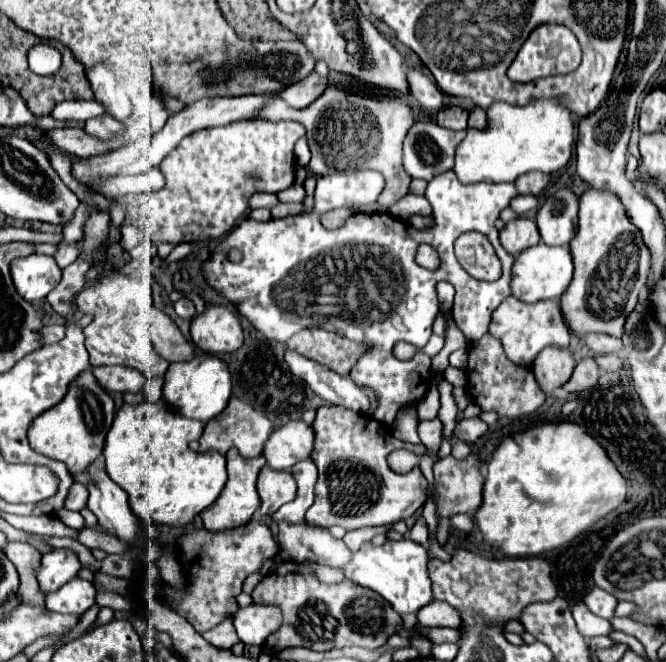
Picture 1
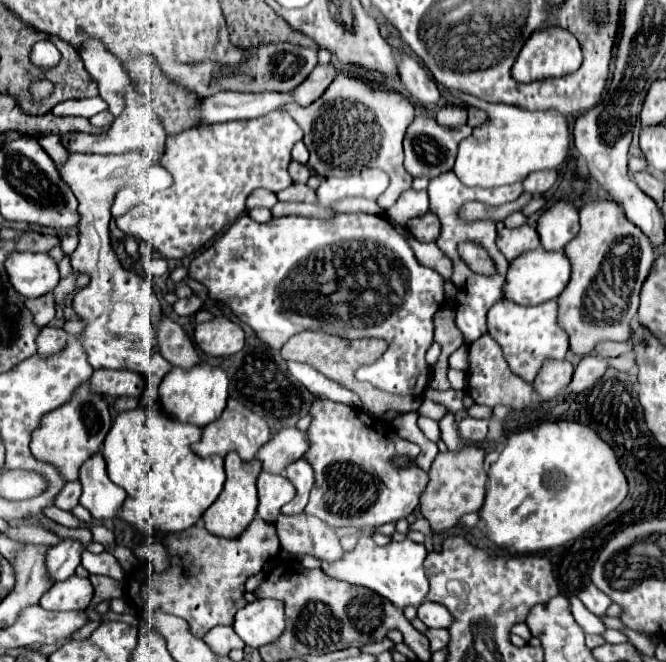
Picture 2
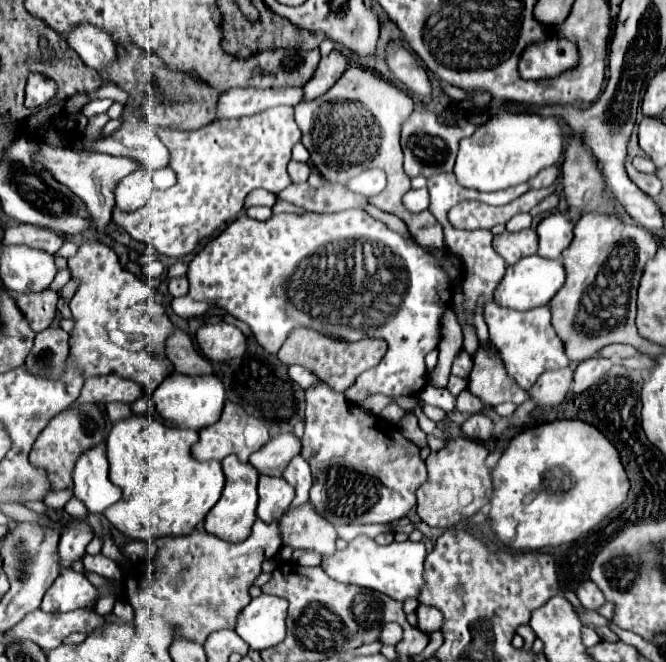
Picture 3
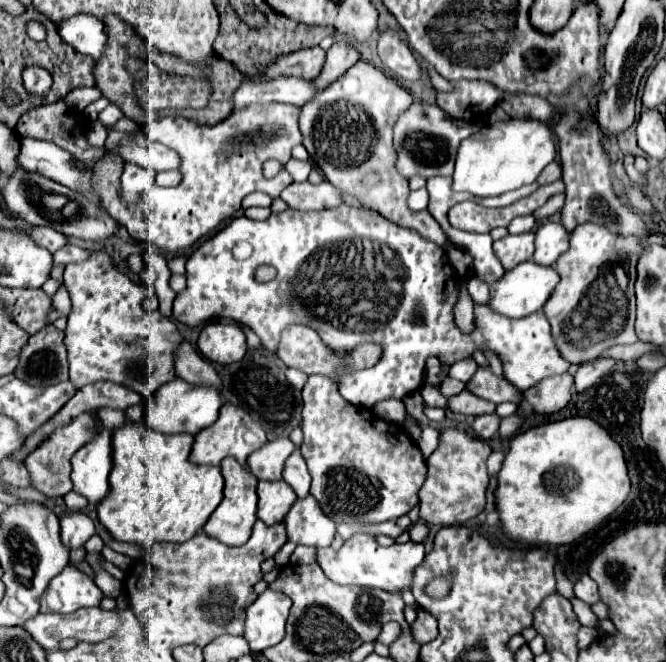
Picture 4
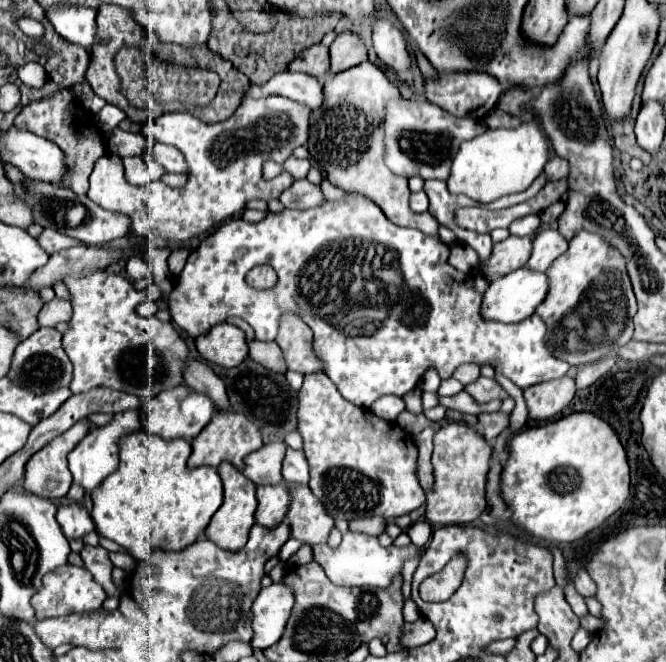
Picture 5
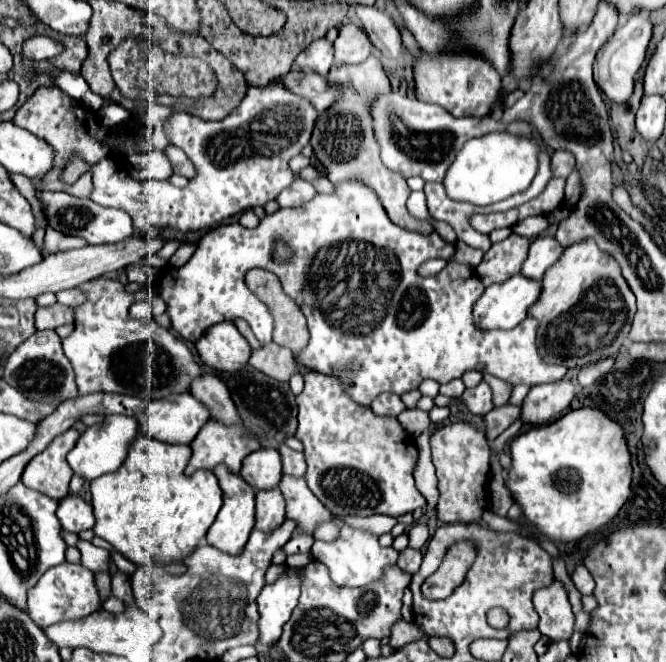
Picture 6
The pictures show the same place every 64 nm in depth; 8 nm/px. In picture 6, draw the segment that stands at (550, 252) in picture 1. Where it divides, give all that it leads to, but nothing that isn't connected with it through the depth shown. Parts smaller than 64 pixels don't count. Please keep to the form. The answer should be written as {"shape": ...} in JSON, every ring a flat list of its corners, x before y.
{"shape":[[514,274,502,284,492,284,484,290,474,306,476,326,488,328,514,328,526,316,530,306,540,298,542,284,524,274]]}

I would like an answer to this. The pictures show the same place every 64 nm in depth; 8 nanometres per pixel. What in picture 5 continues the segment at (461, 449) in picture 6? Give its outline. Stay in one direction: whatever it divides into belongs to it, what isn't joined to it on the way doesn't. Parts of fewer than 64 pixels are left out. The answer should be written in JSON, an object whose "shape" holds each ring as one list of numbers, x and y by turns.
{"shape":[[448,424,434,434,434,484,426,490,424,518,432,524,468,524,476,520,486,508,486,474,488,458,492,454,490,444,472,428,464,424]]}

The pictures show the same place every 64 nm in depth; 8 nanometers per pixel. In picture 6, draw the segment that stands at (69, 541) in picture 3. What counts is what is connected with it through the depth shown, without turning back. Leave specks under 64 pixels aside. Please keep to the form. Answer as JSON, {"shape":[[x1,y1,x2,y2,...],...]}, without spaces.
{"shape":[[68,496,60,500,56,516,66,532,82,532,94,526,92,506,86,504,80,496]]}

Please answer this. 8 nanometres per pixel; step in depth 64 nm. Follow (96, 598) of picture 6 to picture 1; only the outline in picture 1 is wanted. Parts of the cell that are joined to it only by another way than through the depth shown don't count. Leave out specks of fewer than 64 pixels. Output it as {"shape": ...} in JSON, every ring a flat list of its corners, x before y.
{"shape":[[74,578,64,588,60,588,60,592,46,596,46,608,58,614,82,616,88,608,94,606,94,596,96,588,92,586,92,582]]}

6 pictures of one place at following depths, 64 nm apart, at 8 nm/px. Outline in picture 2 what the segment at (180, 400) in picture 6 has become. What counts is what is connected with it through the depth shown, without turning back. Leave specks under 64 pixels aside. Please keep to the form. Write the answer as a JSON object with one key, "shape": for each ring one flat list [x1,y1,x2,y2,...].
{"shape":[[208,362,196,364,190,370,182,370,182,368,174,366,164,376,158,392,160,392,160,404,170,416,176,416,176,420,184,420,184,422,190,422,190,424,206,426,212,420,216,420,222,414,222,410,226,408,228,376,222,368,216,368]]}

